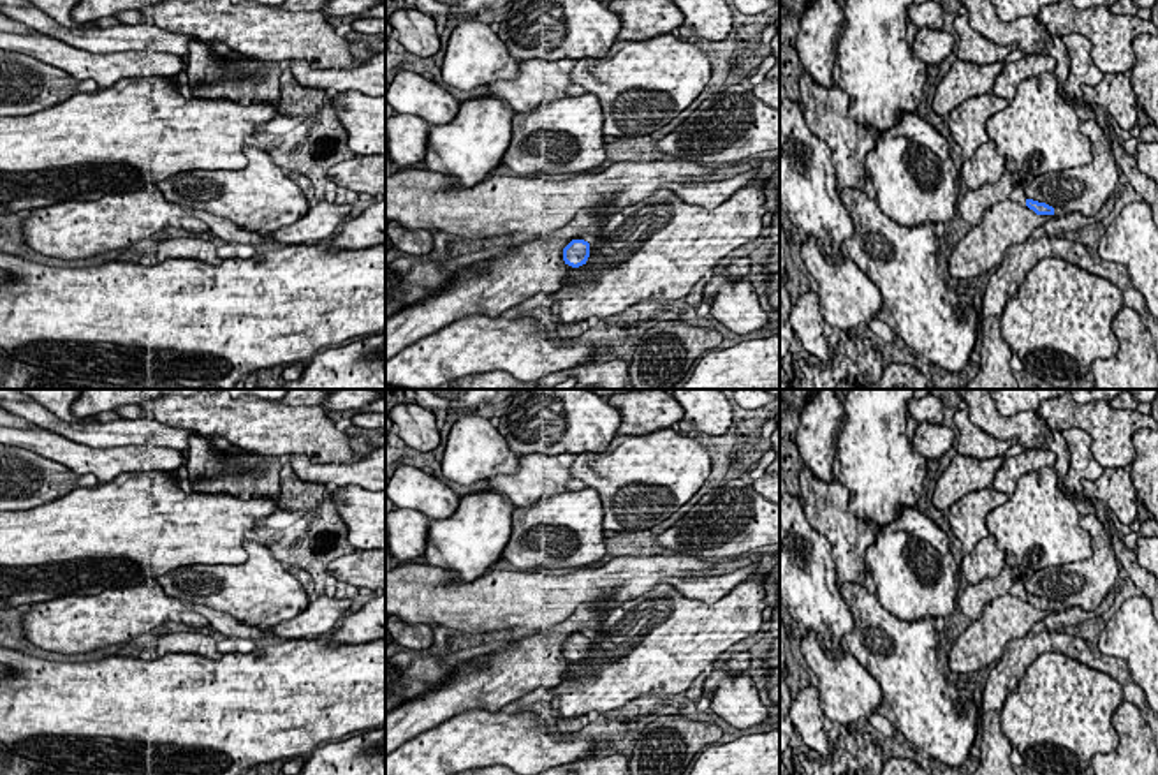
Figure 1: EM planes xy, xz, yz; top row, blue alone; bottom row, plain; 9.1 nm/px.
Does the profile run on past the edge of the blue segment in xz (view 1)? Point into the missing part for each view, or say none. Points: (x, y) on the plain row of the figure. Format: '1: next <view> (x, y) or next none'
1: next none

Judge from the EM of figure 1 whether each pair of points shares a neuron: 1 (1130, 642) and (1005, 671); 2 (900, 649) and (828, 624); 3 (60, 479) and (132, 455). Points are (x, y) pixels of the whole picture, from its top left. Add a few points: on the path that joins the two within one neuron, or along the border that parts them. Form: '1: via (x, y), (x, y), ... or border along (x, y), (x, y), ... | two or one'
1: border along (1097, 647), (1104, 654), (1120, 657), (1130, 675) | two
2: border along (838, 590), (852, 617), (852, 627), (843, 636) | two
3: border along (41, 455), (80, 474), (92, 474), (99, 483) | two

